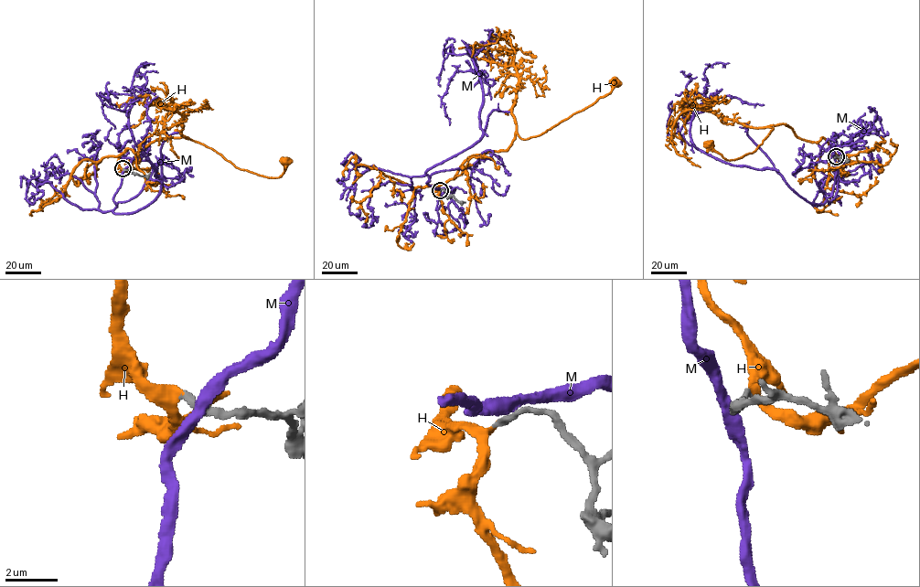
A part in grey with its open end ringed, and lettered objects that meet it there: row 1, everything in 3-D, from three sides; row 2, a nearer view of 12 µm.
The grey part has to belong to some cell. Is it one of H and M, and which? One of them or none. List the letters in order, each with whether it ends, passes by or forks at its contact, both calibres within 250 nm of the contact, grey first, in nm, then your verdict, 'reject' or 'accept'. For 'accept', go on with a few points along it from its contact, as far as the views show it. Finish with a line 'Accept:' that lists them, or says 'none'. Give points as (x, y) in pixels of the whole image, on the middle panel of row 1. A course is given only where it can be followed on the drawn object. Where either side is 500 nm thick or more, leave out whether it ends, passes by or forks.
H: it passes by | 260/280 nm | accept | via (440, 189), (468, 158), (506, 150), (516, 133), (523, 139), (540, 134), (605, 96), (615, 84)
M: it passes by | 320/400 nm | reject
Accept: H

